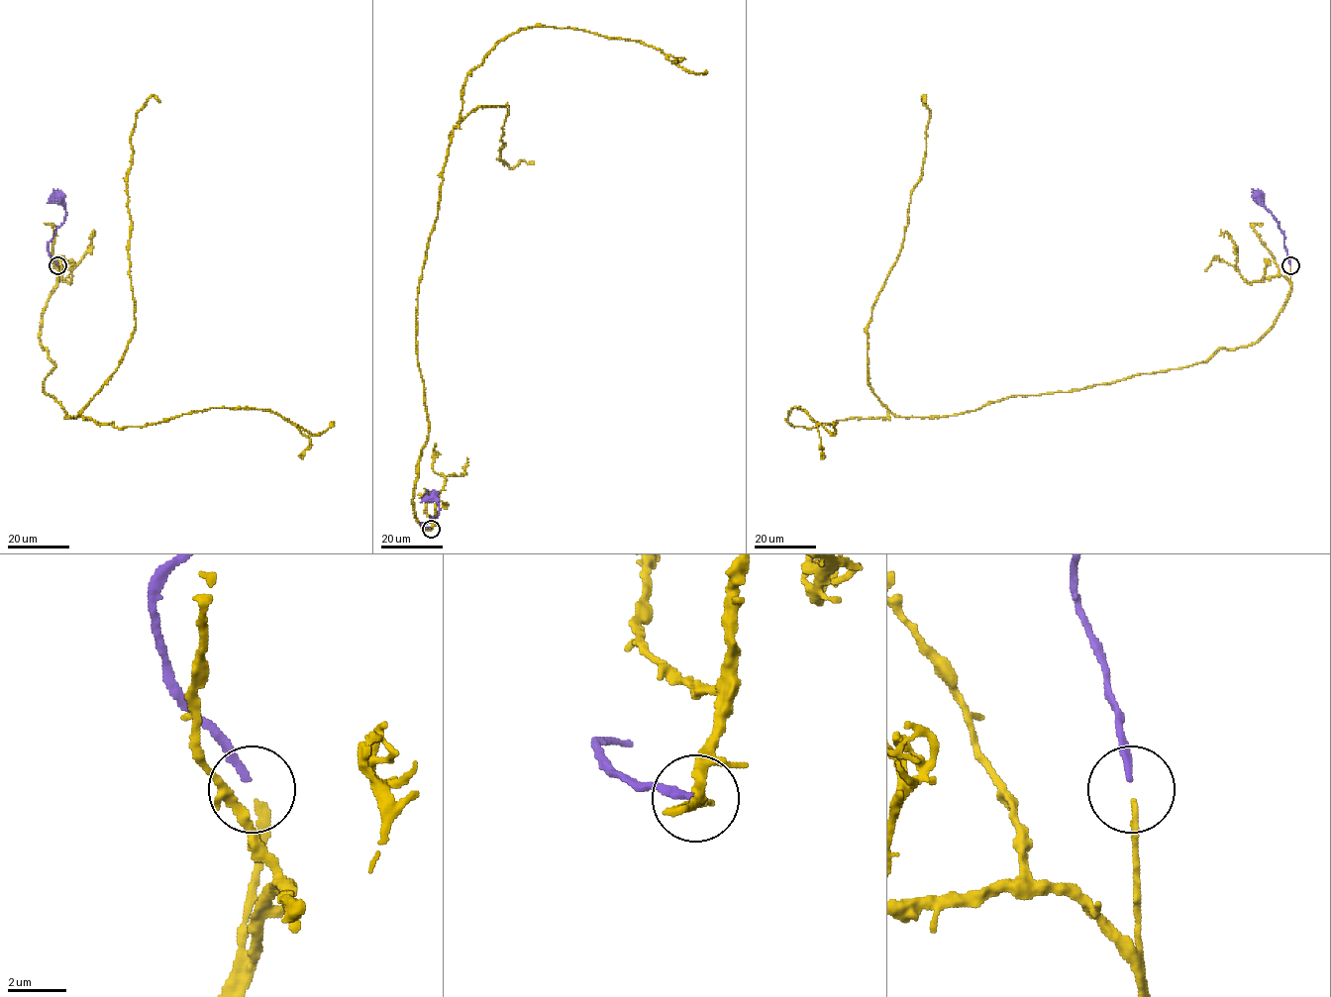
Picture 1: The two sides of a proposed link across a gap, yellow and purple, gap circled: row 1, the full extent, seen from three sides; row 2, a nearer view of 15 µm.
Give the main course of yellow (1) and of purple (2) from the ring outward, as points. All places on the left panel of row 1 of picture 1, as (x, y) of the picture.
1: (58, 266), (43, 391), (70, 417), (134, 330), (130, 134), (160, 102)
2: (57, 264), (48, 243), (63, 222), (65, 211), (62, 198), (58, 196)

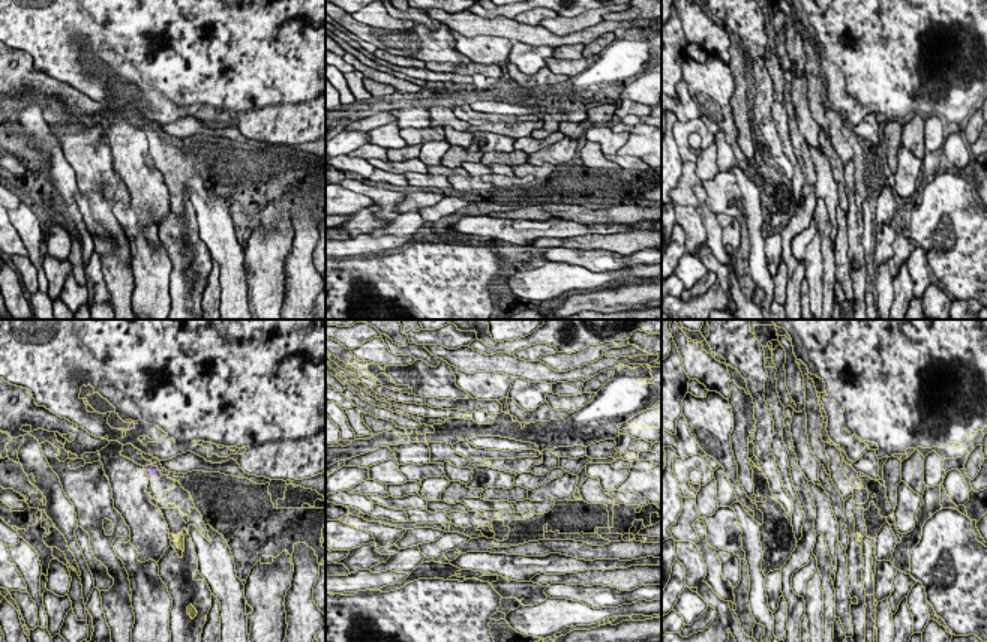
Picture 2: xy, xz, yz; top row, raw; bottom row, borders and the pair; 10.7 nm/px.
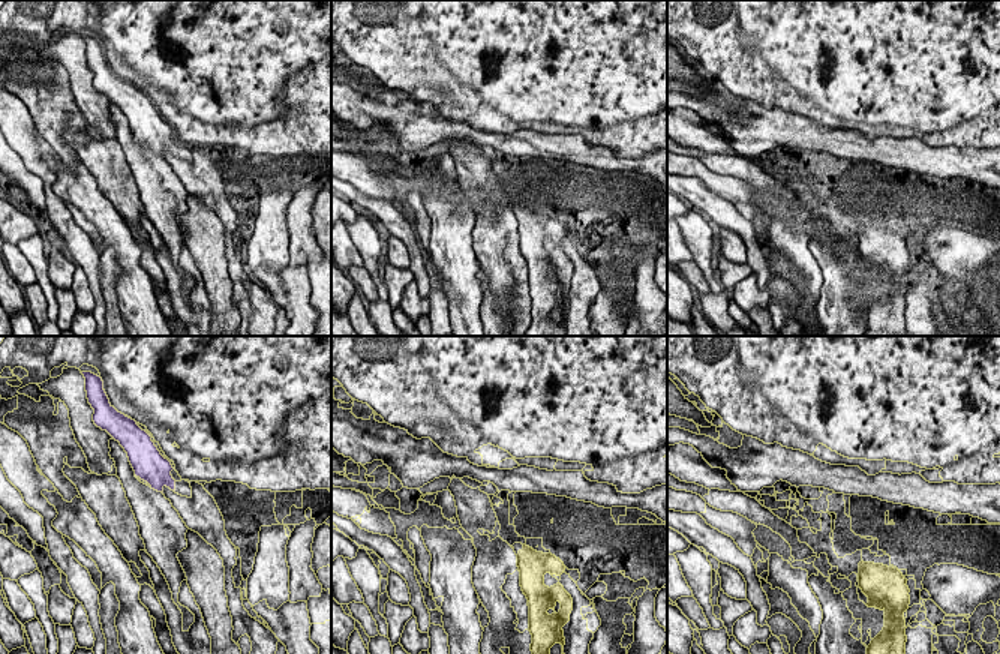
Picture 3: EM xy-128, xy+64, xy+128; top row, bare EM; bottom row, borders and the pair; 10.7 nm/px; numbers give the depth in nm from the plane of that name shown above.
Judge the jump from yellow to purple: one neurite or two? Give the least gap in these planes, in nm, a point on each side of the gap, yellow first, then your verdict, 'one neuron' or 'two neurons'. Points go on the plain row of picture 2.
600 nm | xy (185, 192), (159, 141) | one neuron

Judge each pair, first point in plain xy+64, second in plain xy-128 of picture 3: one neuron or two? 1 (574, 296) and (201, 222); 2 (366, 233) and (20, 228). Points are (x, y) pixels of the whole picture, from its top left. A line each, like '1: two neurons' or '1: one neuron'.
1: two neurons
2: two neurons

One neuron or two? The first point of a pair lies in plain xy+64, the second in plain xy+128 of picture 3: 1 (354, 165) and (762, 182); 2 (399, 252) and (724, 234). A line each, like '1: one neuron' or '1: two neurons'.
1: two neurons
2: one neuron

